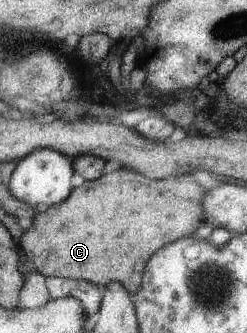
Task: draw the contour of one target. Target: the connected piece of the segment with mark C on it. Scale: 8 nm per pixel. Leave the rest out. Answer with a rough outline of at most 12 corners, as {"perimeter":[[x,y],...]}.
{"perimeter":[[127,167],[39,208],[24,274],[117,281],[203,222],[190,175]]}

